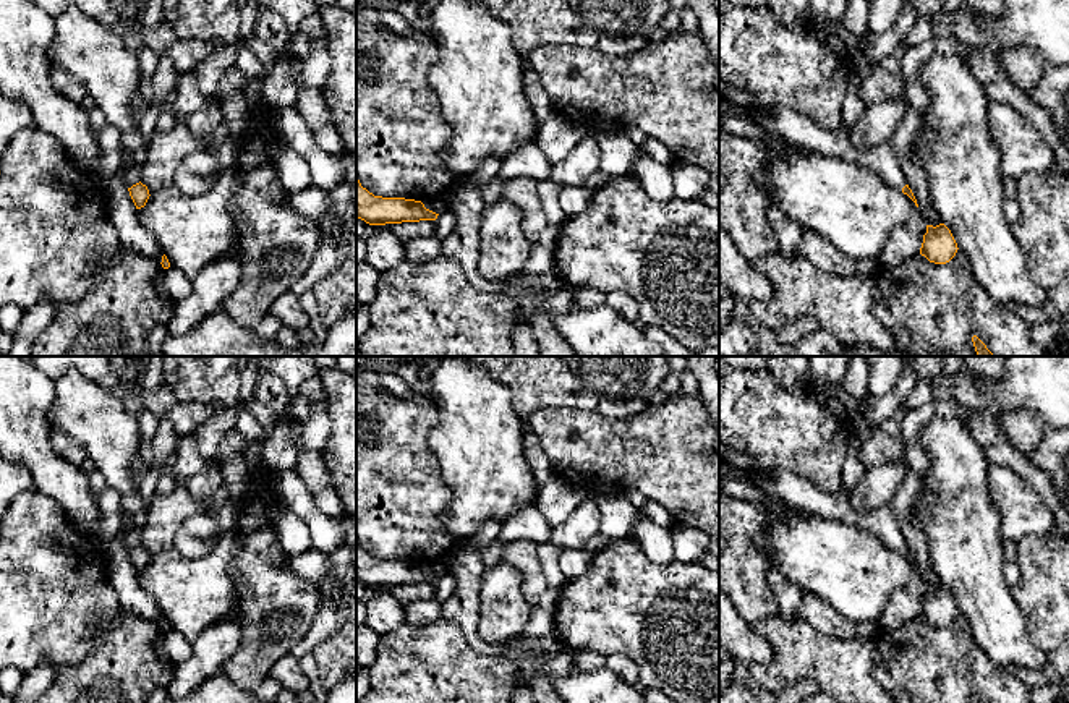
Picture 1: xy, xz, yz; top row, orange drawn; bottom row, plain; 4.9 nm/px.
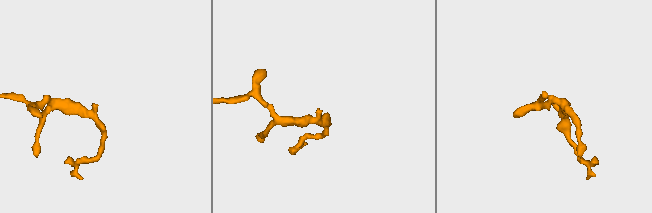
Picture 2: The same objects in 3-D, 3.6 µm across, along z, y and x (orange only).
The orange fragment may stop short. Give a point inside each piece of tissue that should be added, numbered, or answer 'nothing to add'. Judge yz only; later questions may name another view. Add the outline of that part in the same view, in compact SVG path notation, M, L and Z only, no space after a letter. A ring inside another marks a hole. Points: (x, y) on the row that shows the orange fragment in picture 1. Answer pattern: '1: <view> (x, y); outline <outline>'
1: yz (797, 130); outline M852 71L842 120L833 131L789 107L774 107L752 115L768 133L782 136L789 144L868 167L886 183L902 191L907 181L901 159L889 141L871 149L854 146L850 141L850 128L867 107L858 97L860 83L860 76Z

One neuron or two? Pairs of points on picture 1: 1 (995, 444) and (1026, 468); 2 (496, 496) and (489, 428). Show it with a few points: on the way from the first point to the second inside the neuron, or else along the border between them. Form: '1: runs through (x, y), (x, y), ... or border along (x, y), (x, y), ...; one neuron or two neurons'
1: runs through (1003, 452), (1017, 460); one neuron
2: runs through (491, 480), (489, 444); one neuron

